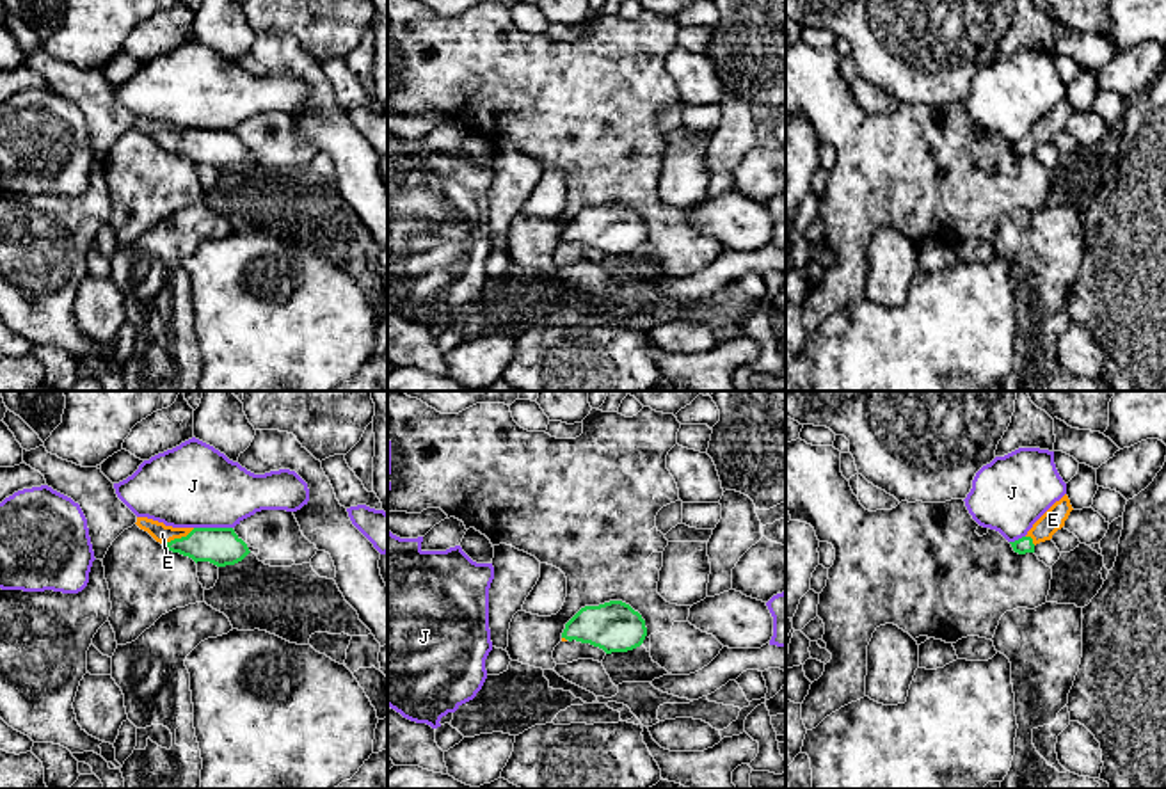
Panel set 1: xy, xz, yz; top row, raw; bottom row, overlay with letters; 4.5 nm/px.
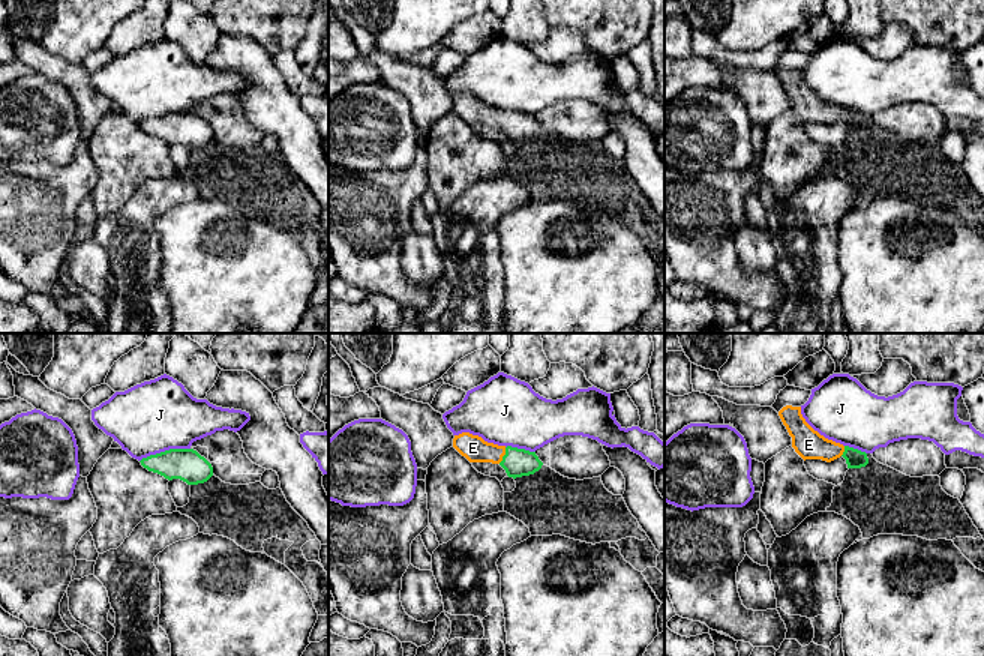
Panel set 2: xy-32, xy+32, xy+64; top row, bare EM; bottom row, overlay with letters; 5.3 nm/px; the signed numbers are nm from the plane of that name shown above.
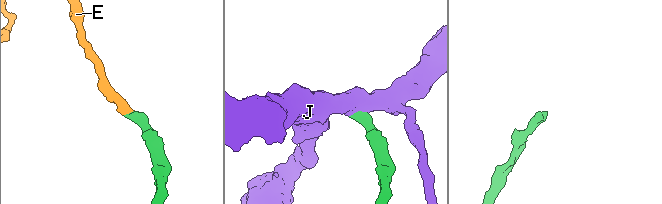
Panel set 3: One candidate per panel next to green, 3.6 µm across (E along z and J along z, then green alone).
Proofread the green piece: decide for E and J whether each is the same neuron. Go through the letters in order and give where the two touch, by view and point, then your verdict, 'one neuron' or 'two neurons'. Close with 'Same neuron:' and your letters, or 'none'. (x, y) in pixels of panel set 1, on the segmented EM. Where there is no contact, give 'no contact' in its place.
E: contact xy (178, 539); one neuron
J: contact xy (214, 528); two neurons
Same neuron: E

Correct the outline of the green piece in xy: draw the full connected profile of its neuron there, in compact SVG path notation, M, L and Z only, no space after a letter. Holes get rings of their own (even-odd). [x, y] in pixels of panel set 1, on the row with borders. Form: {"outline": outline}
{"outline": "M137 517L135 524L165 549L188 556L196 563L210 562L226 567L251 553L233 528L172 528L148 517Z"}

